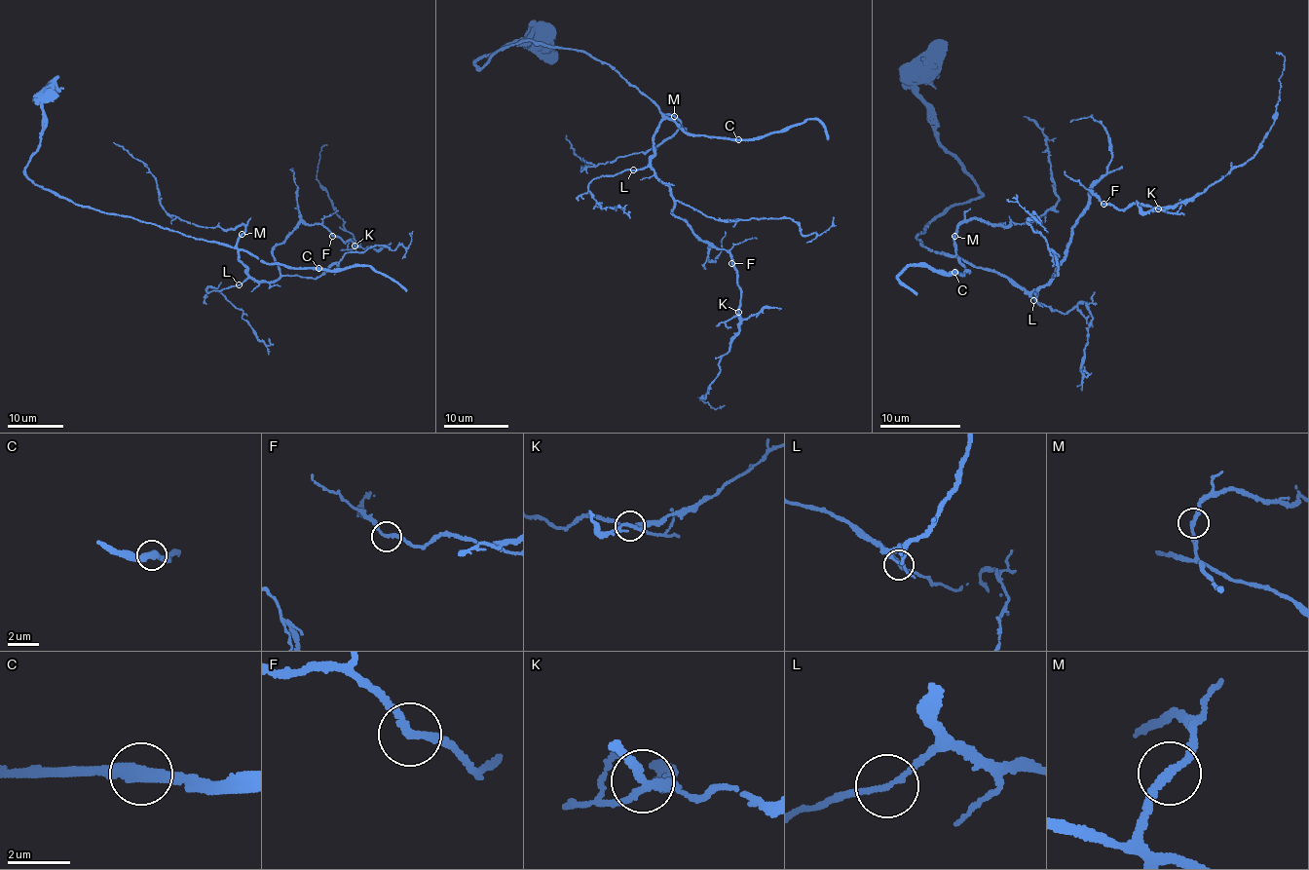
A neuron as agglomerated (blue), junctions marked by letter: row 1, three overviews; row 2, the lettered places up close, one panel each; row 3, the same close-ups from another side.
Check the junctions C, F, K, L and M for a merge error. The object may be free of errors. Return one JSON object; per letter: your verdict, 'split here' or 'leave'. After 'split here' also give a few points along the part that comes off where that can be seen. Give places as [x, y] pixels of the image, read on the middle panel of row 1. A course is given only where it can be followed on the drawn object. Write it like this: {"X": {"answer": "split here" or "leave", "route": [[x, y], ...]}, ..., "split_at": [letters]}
{"C": {"answer": "leave"}, "F": {"answer": "leave"}, "K": {"answer": "leave"}, "L": {"answer": "leave"}, "M": {"answer": "leave"}, "split_at": []}

